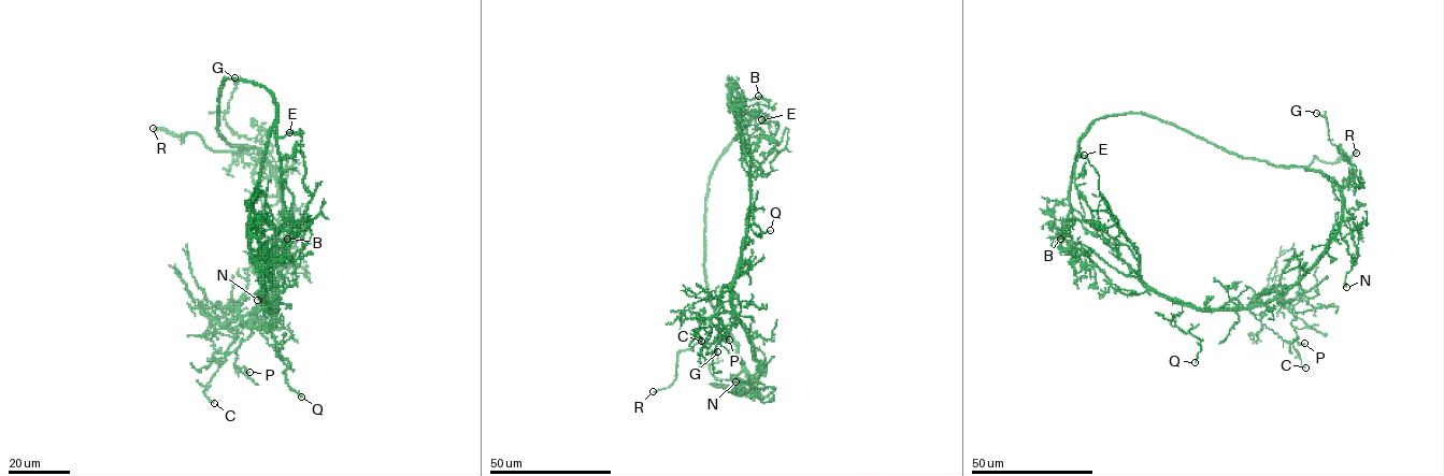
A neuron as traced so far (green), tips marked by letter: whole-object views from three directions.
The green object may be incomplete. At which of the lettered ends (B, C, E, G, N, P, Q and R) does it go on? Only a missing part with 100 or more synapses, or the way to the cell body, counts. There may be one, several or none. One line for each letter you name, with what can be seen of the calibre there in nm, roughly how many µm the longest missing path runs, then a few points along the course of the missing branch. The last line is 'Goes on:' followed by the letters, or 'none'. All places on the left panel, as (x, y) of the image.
R: 280 nm thick; about 10 µm are missing
Goes on: R

